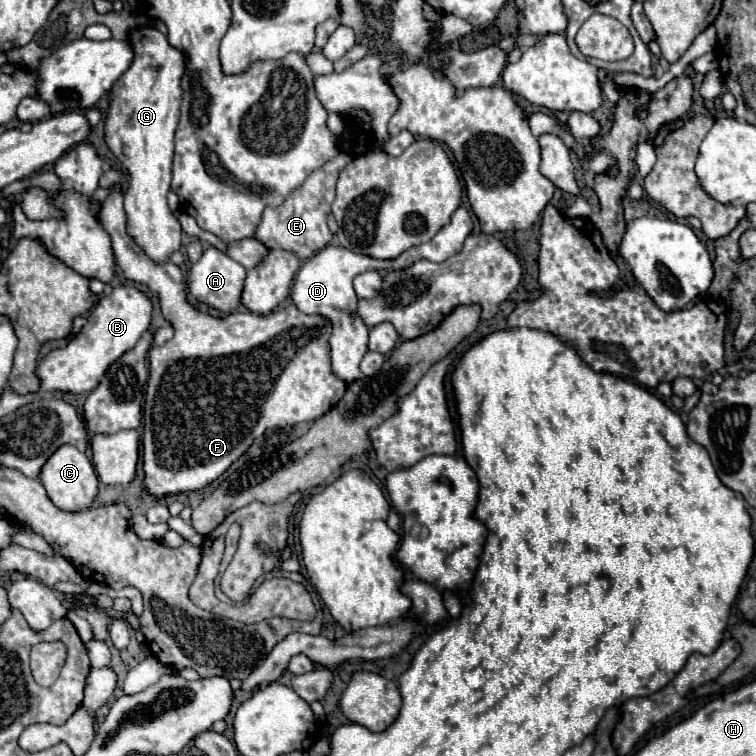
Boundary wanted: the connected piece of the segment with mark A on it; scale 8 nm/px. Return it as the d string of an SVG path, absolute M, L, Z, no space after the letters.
M209 246L203 256L199 258L199 262L193 264L191 272L189 272L189 294L193 298L197 298L199 302L205 302L221 312L233 312L239 306L241 300L241 292L243 292L243 282L245 282L245 268L231 260L229 256L225 256L221 250Z

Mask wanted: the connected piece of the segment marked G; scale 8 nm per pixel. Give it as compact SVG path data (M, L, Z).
M137 28L129 34L129 42L135 50L135 60L129 70L113 84L111 104L105 118L105 140L111 152L121 160L129 172L129 186L125 192L125 214L127 214L127 234L133 242L155 262L169 262L171 254L181 248L181 224L167 206L167 192L171 184L171 162L173 162L173 134L179 124L179 108L183 98L181 78L185 72L187 56L173 48L165 34L157 28Z

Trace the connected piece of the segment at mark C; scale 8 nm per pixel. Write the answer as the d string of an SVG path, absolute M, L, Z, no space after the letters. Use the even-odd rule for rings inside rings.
M63 444L63 448L57 448L49 456L47 464L43 464L43 468L39 472L39 480L45 486L47 496L51 498L51 502L57 508L67 510L67 512L89 508L91 502L93 502L93 498L97 496L97 484L99 484L99 480L97 480L97 474L93 470L91 460L87 458L85 452L77 450L71 444Z

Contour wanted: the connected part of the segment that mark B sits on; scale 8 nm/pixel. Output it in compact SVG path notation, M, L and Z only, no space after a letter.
M117 286L109 296L97 302L87 318L87 324L77 336L69 338L65 348L53 348L49 354L39 358L35 370L41 384L39 392L91 392L103 378L109 364L113 364L127 350L131 350L141 334L147 332L151 324L151 310L151 300L143 292L139 292L137 288Z

